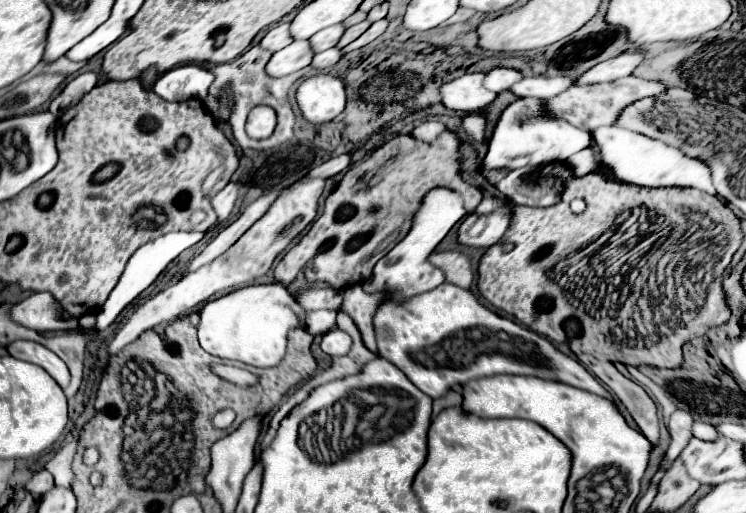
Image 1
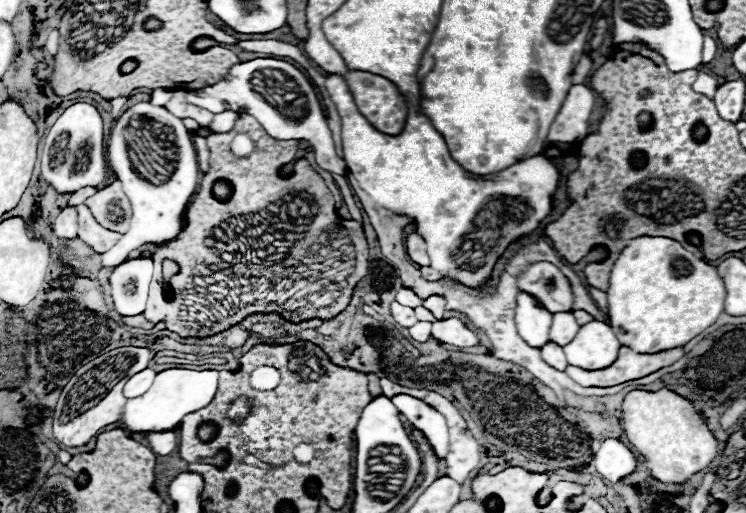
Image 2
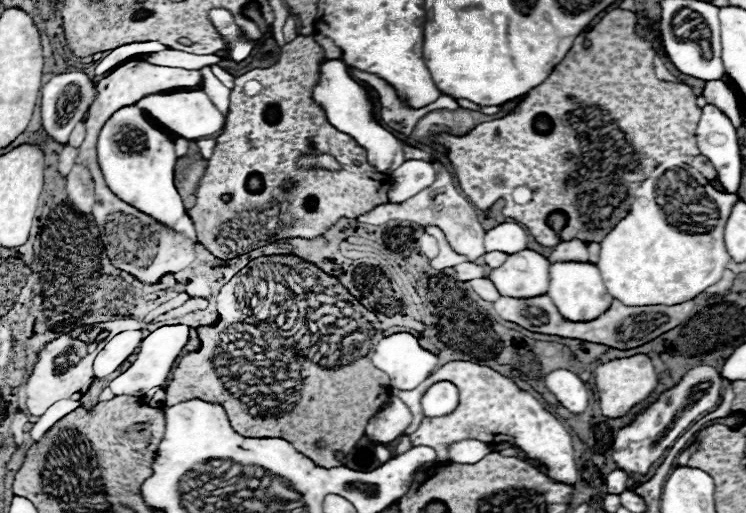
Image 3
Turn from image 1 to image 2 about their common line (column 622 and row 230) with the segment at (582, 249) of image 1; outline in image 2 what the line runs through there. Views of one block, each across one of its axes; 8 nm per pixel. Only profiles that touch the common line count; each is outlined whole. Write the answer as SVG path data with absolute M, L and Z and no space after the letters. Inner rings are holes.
M240 114L230 132L210 134L206 140L210 148L210 170L204 174L198 192L186 208L186 226L176 240L160 246L156 252L156 258L174 260L180 266L180 272L168 282L172 296L168 302L170 312L164 316L166 328L182 338L204 338L228 330L254 312L280 312L292 322L302 322L306 318L332 318L342 312L350 304L354 286L368 274L368 242L360 222L348 222L338 216L332 192L308 160L294 160L298 142L268 136L260 122L250 114ZM238 132L248 134L256 144L254 152L246 158L236 158L230 152L230 140ZM288 162L294 162L294 172L282 176L280 168ZM220 180L230 184L232 192L228 200L216 200L212 196L212 186ZM200 264L212 268L212 290L194 290L192 276Z

